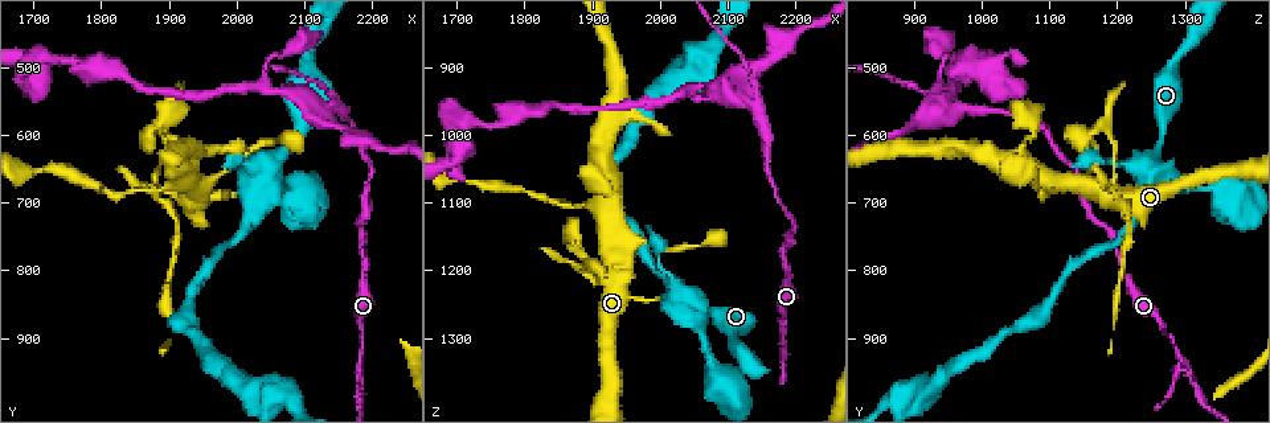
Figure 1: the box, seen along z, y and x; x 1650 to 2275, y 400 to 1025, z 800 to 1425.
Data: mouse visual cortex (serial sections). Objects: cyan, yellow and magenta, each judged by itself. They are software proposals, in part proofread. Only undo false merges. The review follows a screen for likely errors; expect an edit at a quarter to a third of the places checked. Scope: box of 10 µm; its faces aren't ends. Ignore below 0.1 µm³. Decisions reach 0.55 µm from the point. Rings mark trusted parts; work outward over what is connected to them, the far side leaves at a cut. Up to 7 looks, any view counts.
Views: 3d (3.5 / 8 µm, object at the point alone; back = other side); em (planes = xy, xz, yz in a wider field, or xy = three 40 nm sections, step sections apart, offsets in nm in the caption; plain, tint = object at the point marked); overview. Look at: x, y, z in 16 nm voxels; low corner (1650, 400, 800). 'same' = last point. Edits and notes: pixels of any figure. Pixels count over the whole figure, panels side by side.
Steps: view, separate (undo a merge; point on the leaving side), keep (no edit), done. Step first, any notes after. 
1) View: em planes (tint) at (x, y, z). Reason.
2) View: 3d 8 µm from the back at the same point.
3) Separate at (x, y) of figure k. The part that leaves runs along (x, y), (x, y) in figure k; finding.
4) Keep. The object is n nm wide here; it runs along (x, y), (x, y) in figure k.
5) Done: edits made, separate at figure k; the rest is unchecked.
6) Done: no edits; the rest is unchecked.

View: 3d 3.5 µm at (1885, 690, 1195). Narrows sharply.

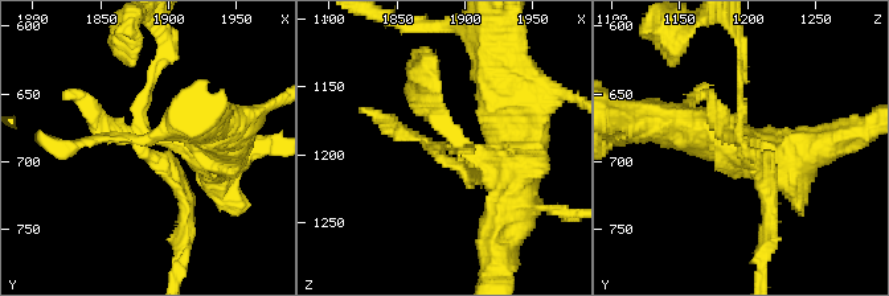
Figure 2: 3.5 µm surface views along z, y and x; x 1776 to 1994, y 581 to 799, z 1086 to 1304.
View: em xy step 2 (tint) at (1884, 690, 1200). Need the tissue.

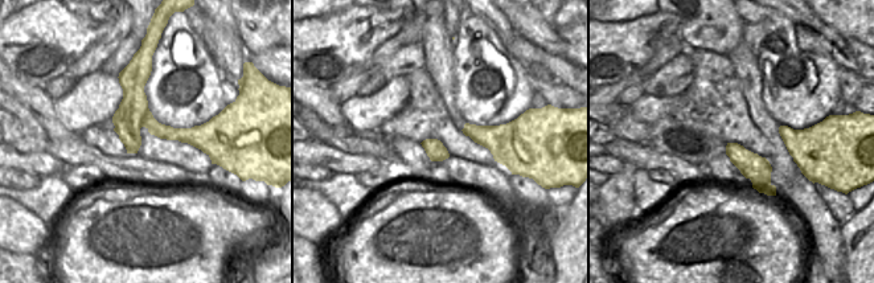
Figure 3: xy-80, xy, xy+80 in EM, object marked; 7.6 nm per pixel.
View: em xy step 5 (tint) at the same point.

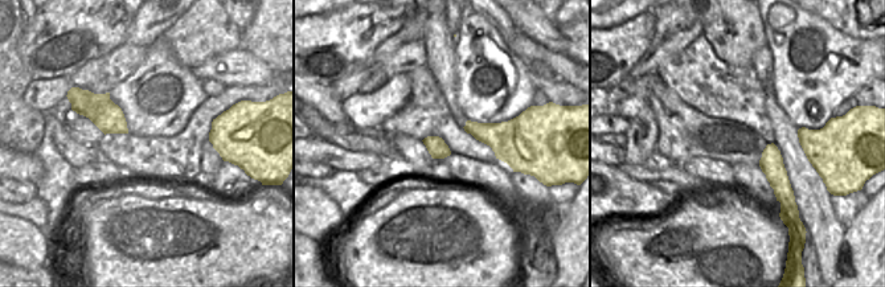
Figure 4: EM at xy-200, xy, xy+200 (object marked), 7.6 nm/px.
Separate at (177, 177) of figure 2. The part that leaves runs along (148, 127), (140, 94), (164, 37) in figure 2; two cells meet here.

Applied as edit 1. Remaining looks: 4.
View: 3d 3.5 µm at (2050, 665, 1265). Sudden change in width.

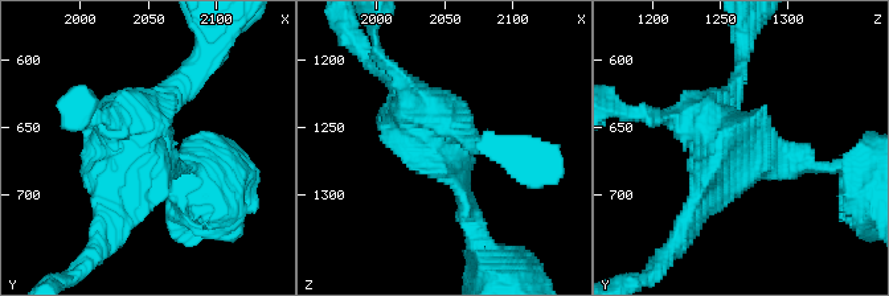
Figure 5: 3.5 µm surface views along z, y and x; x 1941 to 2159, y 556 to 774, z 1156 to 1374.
View: em xy step 5 (tint) at (2048, 664, 1262).

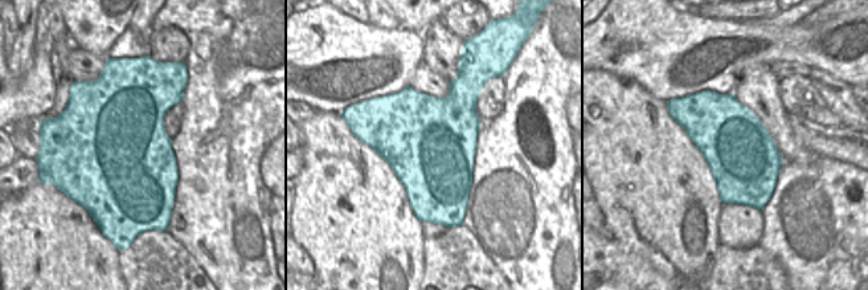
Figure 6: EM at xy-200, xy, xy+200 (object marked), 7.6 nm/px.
Keep. It runs along (185, 75), (111, 217) in figure 5; one cell here.

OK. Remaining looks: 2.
View: 3d 3.5 µm at (2120, 570, 940).

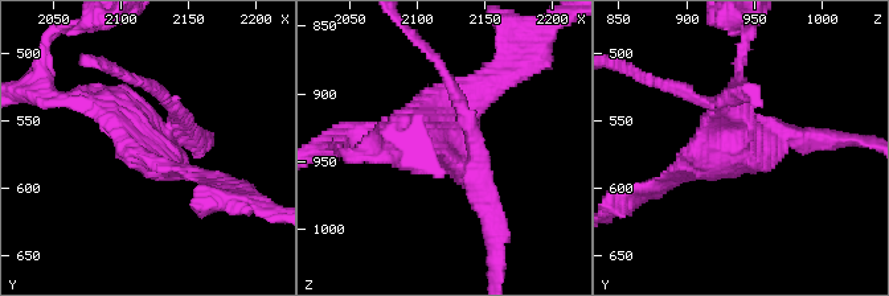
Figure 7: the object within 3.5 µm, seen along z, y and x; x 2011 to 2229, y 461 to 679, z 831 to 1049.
View: em xy step 5 (tint) at (2128, 574, 940). Shape alone is not enough.

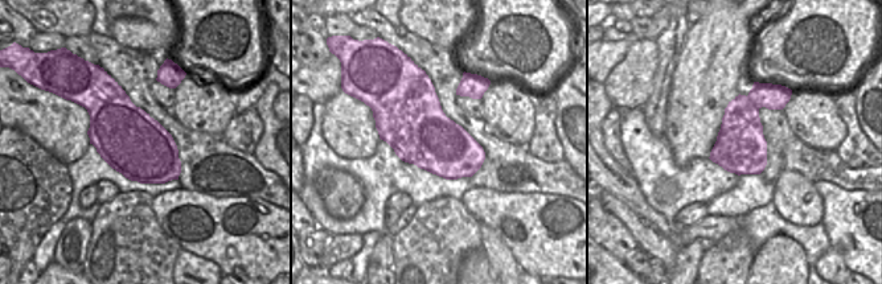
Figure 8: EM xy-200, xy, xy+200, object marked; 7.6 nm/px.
Separate at (752, 160) of figure 7. A border runs along (746, 97), (758, 108) in figure 8; two cells meet here.

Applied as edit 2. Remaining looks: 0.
Done: edits made, separate at figure 2, separate at figure 7; the rest is unchecked.

